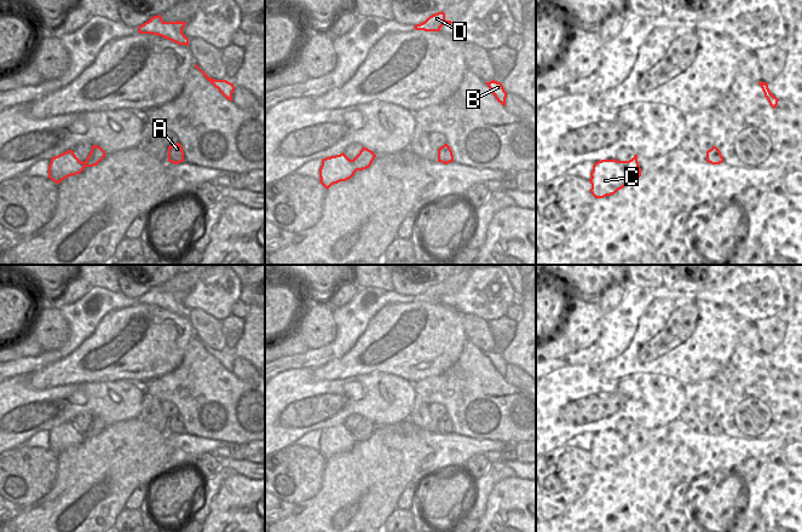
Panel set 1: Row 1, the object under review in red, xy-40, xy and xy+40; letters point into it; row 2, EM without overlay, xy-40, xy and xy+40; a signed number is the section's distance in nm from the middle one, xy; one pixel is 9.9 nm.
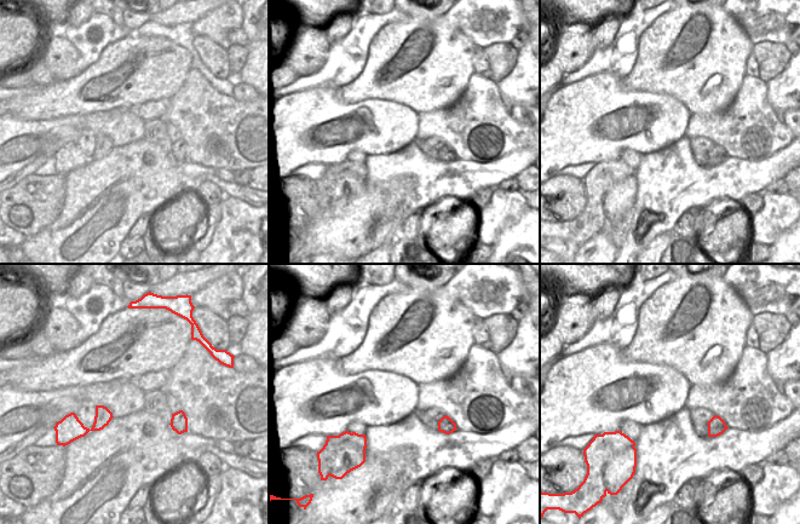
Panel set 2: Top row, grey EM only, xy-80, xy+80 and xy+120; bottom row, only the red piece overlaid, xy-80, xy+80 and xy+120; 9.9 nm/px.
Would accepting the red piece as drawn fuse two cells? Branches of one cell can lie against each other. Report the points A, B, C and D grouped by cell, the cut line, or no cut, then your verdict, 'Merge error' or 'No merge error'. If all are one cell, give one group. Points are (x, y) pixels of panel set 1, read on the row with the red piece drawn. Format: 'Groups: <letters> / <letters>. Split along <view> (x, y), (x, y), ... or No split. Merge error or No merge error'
Groups: A B D / C. Split along xy+40 (618, 161), (618, 165), (632, 178). Merge error.

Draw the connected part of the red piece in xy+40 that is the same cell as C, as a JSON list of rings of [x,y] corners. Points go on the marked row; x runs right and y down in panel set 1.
[[[616,158],[595,162],[590,177],[593,178],[590,192],[595,198],[615,195],[631,180]]]

